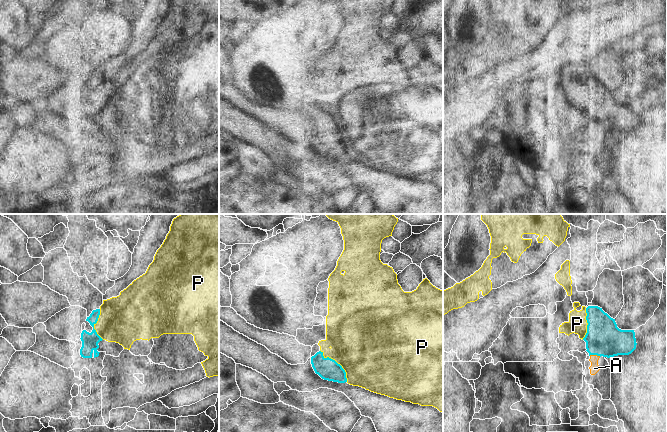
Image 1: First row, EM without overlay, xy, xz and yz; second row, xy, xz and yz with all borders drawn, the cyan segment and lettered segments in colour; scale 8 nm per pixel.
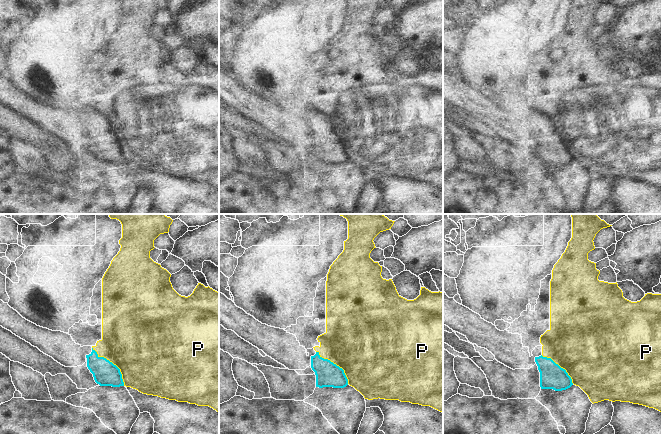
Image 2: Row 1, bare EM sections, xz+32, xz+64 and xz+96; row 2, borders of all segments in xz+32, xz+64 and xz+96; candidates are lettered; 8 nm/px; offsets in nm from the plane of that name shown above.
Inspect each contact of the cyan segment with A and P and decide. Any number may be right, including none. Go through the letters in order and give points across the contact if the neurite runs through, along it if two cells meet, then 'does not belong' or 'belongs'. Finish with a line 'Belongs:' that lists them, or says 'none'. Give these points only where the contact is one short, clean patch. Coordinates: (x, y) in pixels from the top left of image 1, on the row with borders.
A: along yz (589, 355), (600, 356) | does not belong
P: does not belong
Belongs: none

